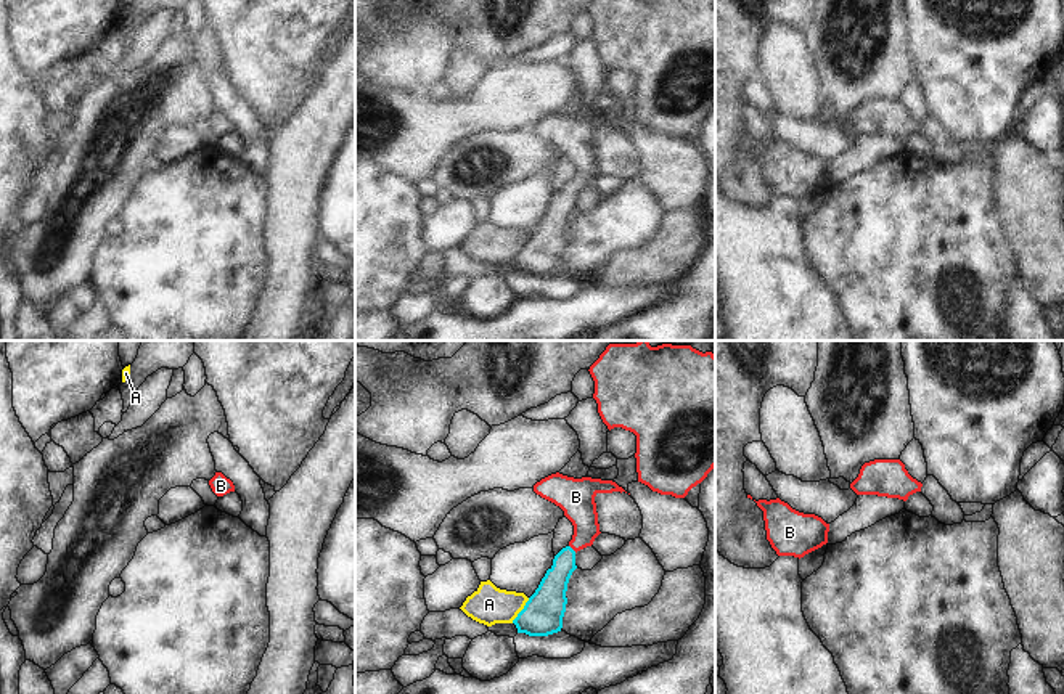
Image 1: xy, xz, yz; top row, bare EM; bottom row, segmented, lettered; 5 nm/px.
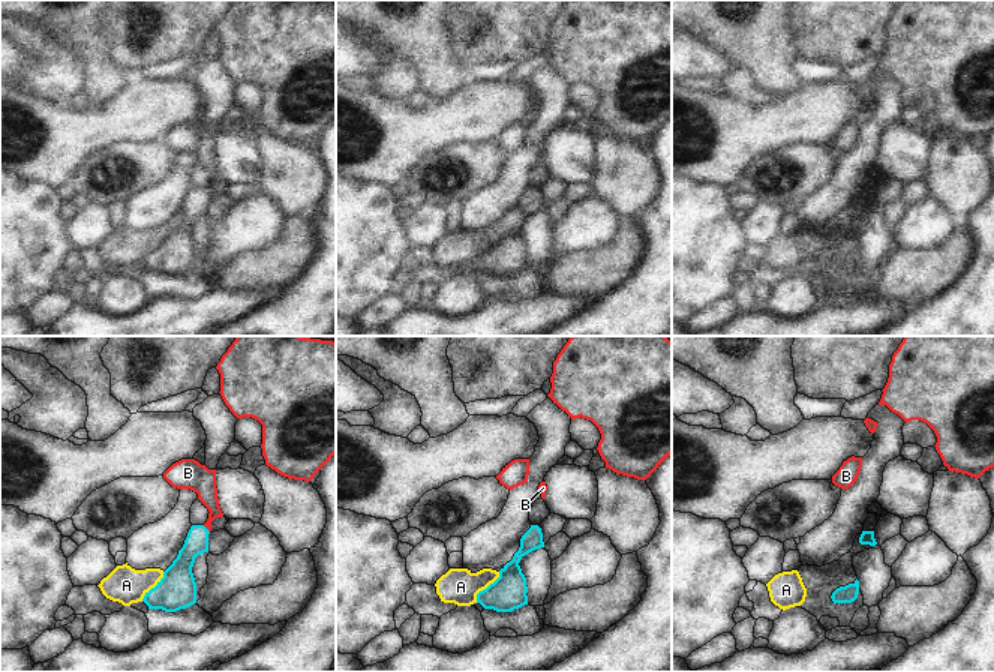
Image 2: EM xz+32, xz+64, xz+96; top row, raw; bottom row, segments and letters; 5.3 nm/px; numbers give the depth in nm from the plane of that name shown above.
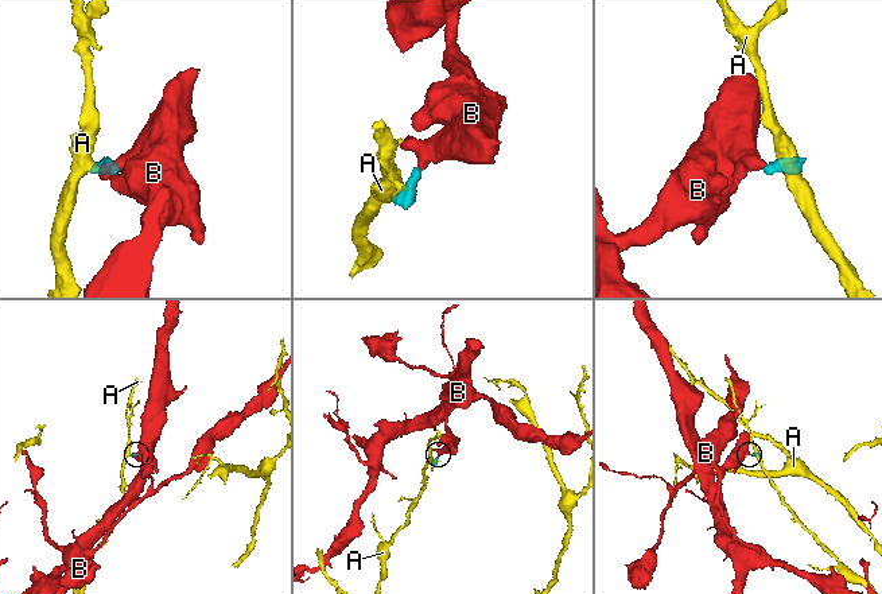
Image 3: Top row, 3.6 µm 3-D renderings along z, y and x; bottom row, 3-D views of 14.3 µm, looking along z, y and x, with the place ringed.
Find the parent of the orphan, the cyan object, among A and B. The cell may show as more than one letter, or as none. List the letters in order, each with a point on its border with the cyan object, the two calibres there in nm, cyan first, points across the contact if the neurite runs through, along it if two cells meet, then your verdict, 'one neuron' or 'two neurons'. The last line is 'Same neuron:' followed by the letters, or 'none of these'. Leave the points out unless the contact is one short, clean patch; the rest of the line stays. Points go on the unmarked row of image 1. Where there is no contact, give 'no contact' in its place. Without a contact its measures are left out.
A: xz (521, 251) | 200/190 nm | along xz (529, 238), (511, 262) | two neurons
B: xz (571, 188) | 140/180 nm | across xz (552, 232), (571, 188), (581, 179), (576, 138) | one neuron
Same neuron: B

